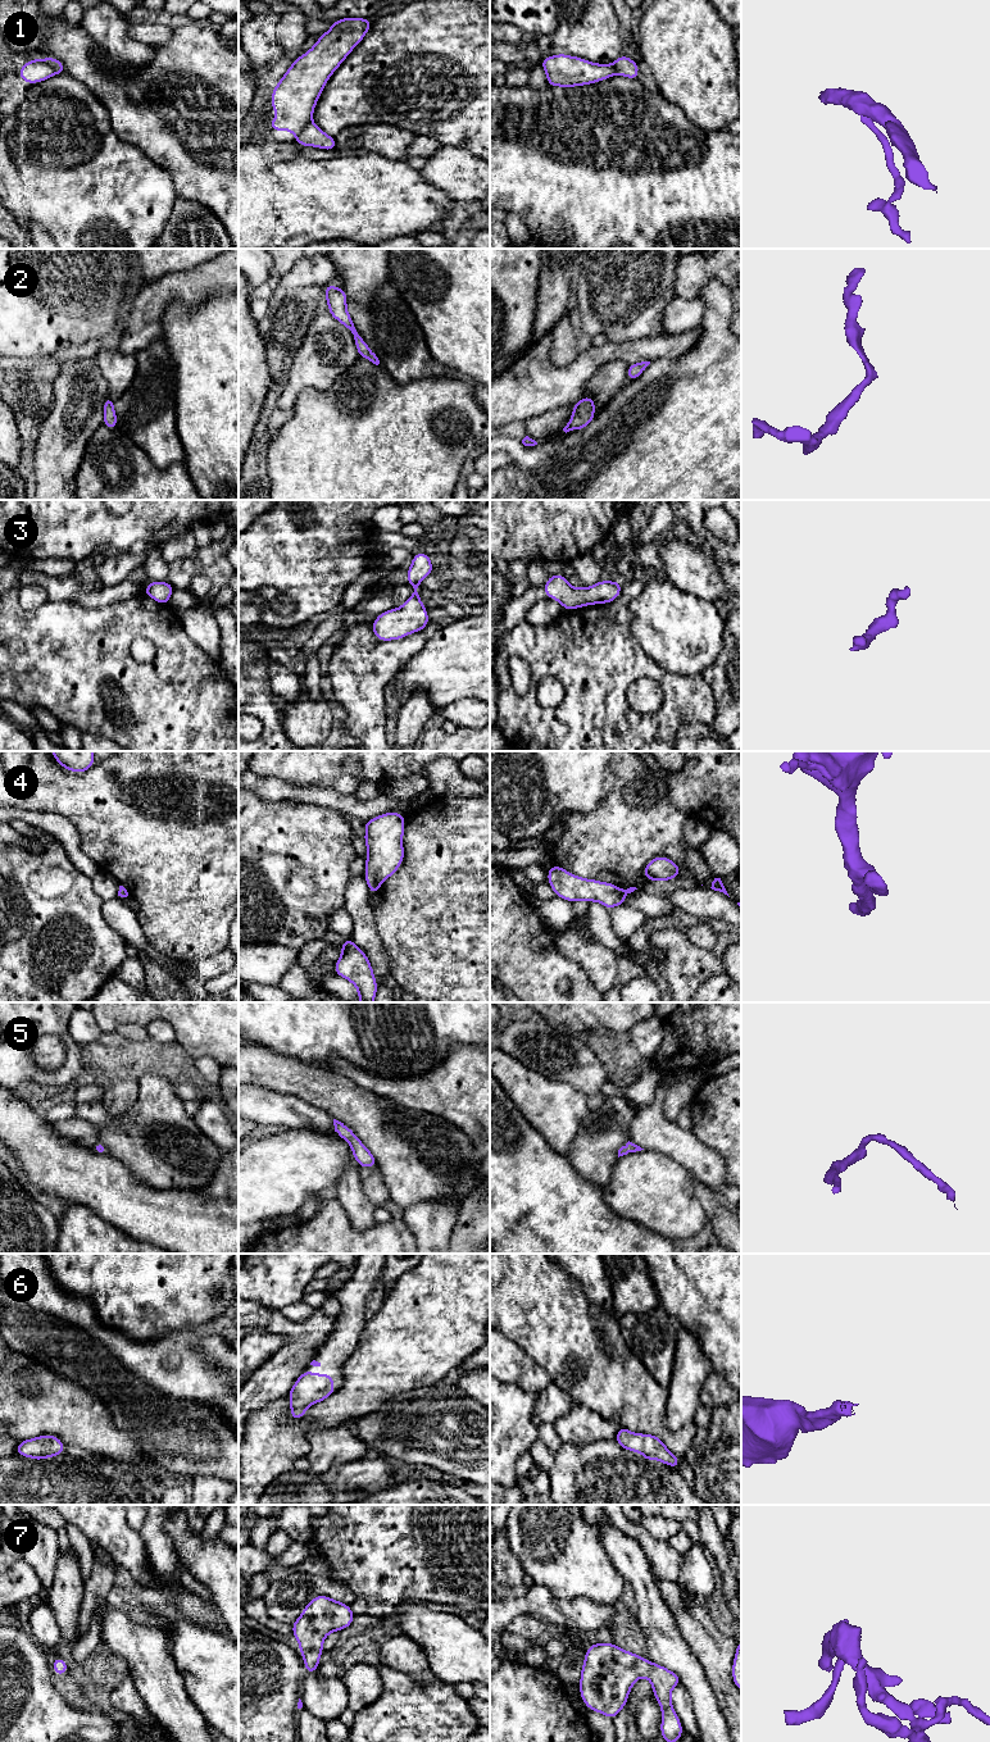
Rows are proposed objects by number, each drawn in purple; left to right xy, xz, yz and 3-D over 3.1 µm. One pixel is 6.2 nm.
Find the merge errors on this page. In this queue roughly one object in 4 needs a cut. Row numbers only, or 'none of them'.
1

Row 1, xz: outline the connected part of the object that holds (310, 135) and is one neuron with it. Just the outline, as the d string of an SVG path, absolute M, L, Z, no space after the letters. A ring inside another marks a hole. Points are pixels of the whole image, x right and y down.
M313 122L306 123L296 137L296 142L303 146L314 146L318 149L326 149L336 151L336 140L332 136L324 133Z

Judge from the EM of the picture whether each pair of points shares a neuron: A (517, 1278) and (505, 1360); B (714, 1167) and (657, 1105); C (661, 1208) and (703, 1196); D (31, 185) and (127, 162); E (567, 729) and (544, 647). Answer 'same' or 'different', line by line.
A: different
B: same
C: different
D: same
E: same

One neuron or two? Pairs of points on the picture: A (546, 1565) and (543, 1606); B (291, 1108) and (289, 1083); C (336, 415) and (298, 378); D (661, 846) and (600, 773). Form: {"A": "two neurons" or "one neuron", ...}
{"A": "two neurons", "B": "two neurons", "C": "two neurons", "D": "two neurons"}

